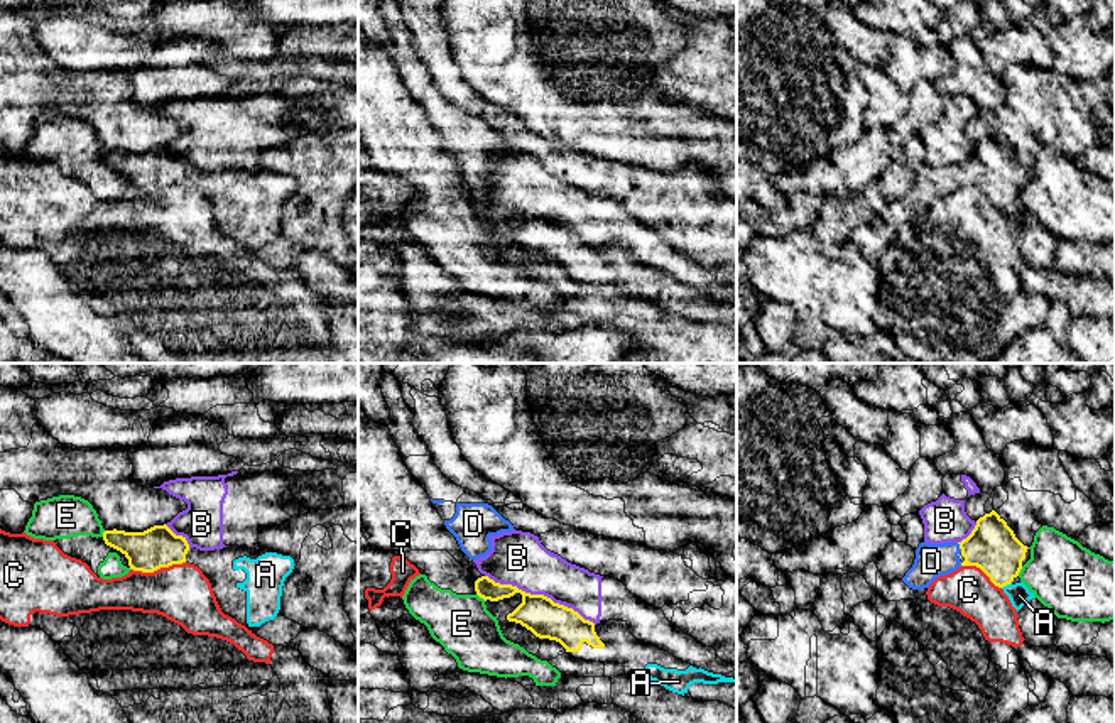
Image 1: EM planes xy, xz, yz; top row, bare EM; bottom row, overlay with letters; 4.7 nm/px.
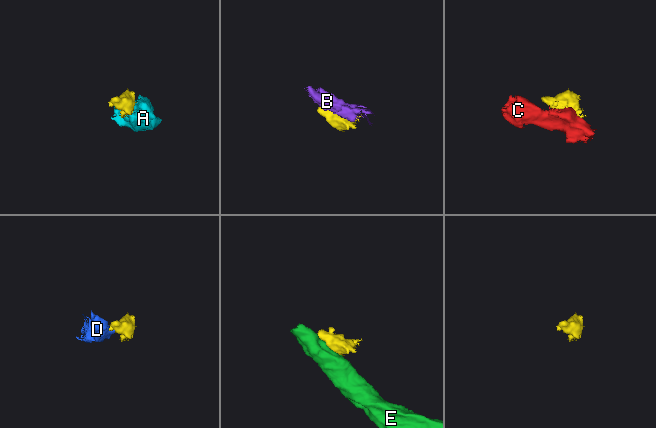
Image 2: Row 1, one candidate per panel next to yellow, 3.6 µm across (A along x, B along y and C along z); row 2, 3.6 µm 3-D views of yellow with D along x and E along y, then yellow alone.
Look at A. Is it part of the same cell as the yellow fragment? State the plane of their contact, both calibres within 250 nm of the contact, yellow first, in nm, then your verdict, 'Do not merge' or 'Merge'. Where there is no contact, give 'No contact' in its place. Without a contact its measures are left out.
Touches yellow in yz. Thickness 240 nm (yellow) against 100 nm. Merge

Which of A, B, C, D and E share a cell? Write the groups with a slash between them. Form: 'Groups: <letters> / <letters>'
Groups: A D / B / C / E

